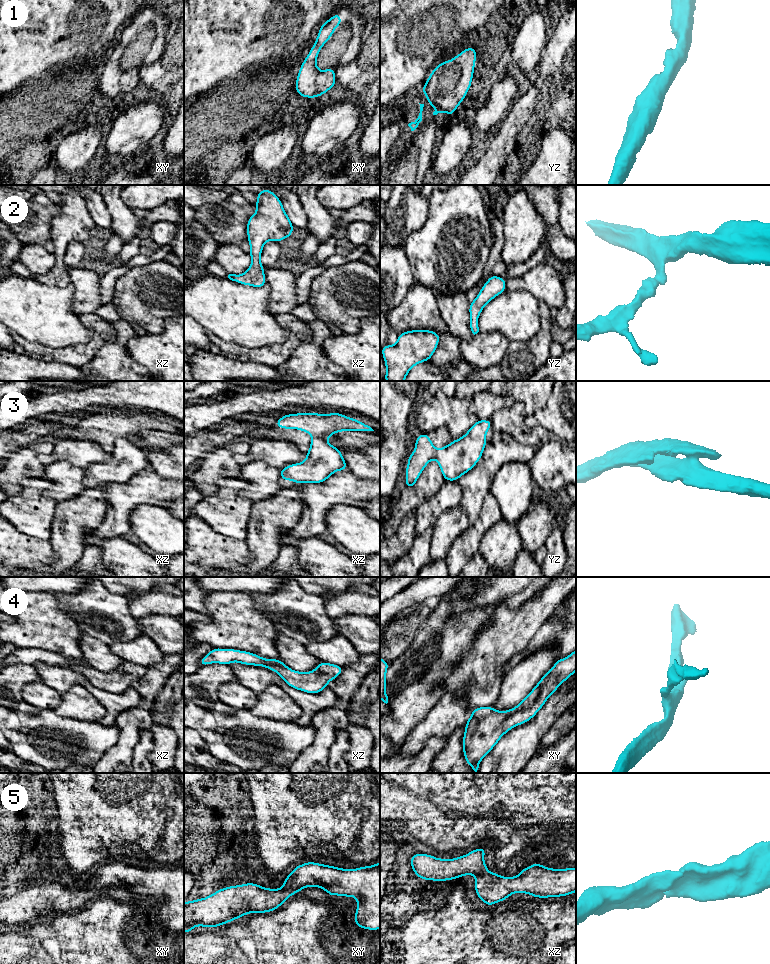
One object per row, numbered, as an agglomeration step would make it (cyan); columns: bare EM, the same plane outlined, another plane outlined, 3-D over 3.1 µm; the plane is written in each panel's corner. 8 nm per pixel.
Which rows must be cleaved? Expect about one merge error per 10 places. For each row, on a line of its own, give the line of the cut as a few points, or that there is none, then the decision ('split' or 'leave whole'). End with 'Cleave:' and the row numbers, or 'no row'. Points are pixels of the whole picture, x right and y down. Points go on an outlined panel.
1: no cut | leave whole
2: no cut | leave whole
3: xz (313, 436), (323, 439) | split
4: no cut | leave whole
5: no cut | leave whole
Cleave: 3

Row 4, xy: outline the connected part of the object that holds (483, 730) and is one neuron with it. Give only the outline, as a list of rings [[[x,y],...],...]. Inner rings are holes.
[[[576,649],[566,658],[555,661],[554,667],[542,676],[536,686],[516,707],[507,711],[497,711],[492,706],[475,708],[466,722],[462,740],[463,754],[467,764],[477,773],[480,762],[495,747],[501,737],[512,728],[534,718],[547,699],[575,672]]]

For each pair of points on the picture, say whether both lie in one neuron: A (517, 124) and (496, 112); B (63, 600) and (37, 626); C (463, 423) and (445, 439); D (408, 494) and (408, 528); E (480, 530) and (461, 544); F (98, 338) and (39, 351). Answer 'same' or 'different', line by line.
A: different
B: different
C: different
D: different
E: same
F: same

